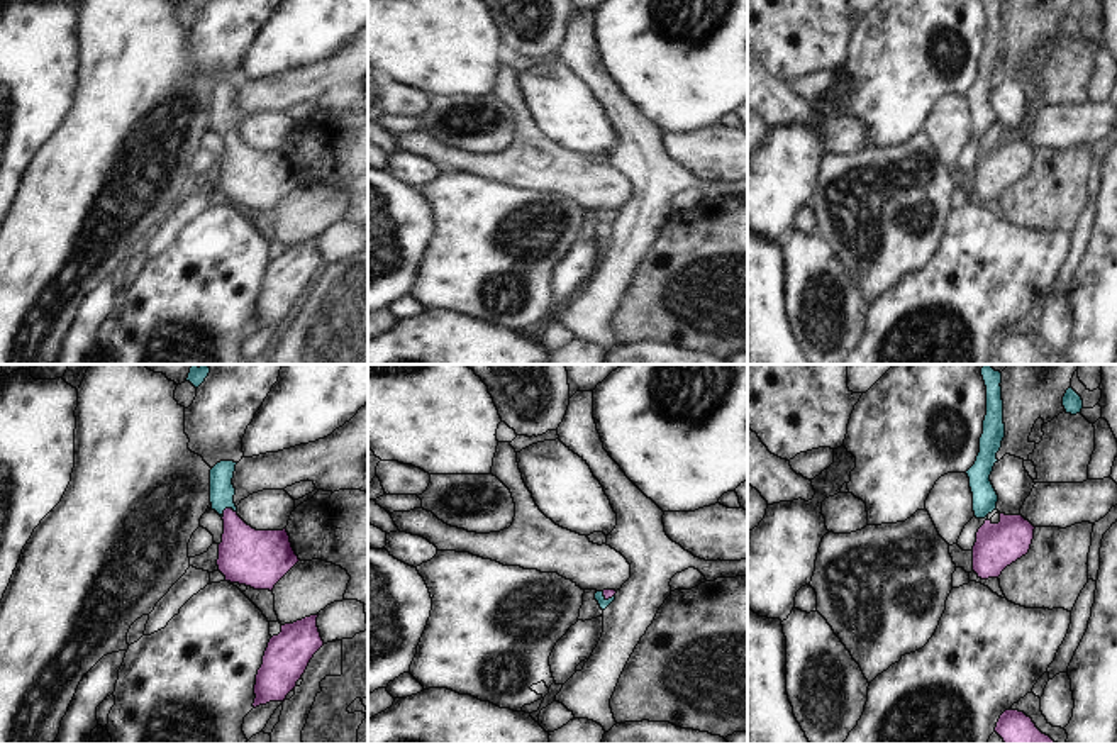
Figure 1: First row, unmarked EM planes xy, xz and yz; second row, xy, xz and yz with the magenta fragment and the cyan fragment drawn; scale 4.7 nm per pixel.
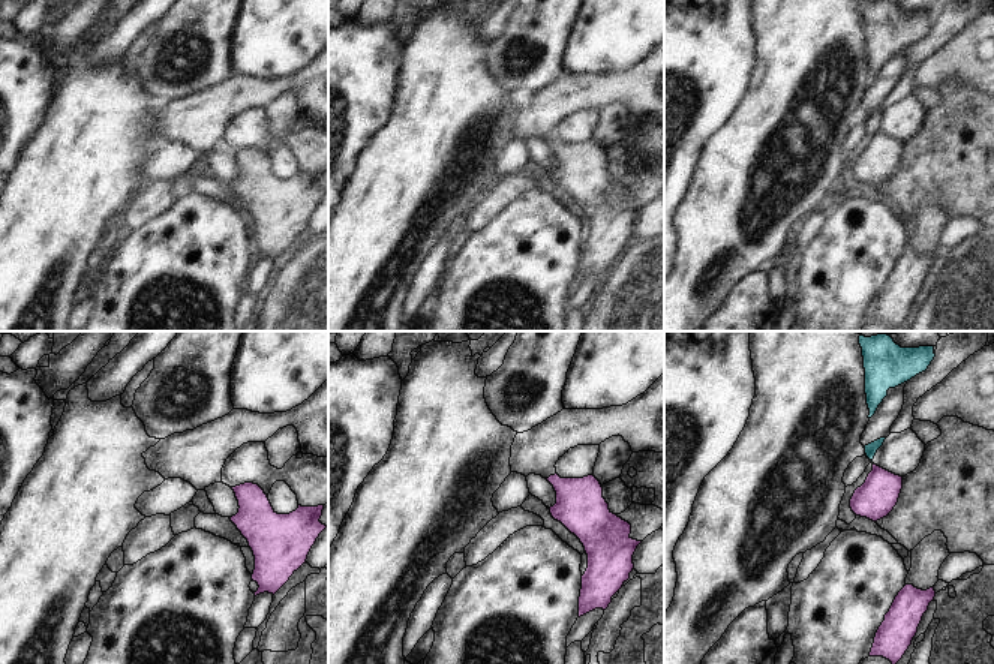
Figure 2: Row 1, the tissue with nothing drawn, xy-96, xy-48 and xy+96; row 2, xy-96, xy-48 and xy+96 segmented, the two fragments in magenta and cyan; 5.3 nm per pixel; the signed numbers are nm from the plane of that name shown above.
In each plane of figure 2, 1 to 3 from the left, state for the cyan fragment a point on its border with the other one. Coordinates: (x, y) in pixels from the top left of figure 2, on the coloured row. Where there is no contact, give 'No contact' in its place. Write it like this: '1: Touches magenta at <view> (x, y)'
1: No contact
2: No contact
3: No contact.

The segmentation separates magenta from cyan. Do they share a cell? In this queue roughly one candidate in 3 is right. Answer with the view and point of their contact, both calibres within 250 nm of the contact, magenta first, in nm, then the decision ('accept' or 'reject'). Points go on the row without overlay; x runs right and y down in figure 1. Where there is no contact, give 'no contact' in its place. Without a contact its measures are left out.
xy (227, 129) | 260/120 nm | accept

